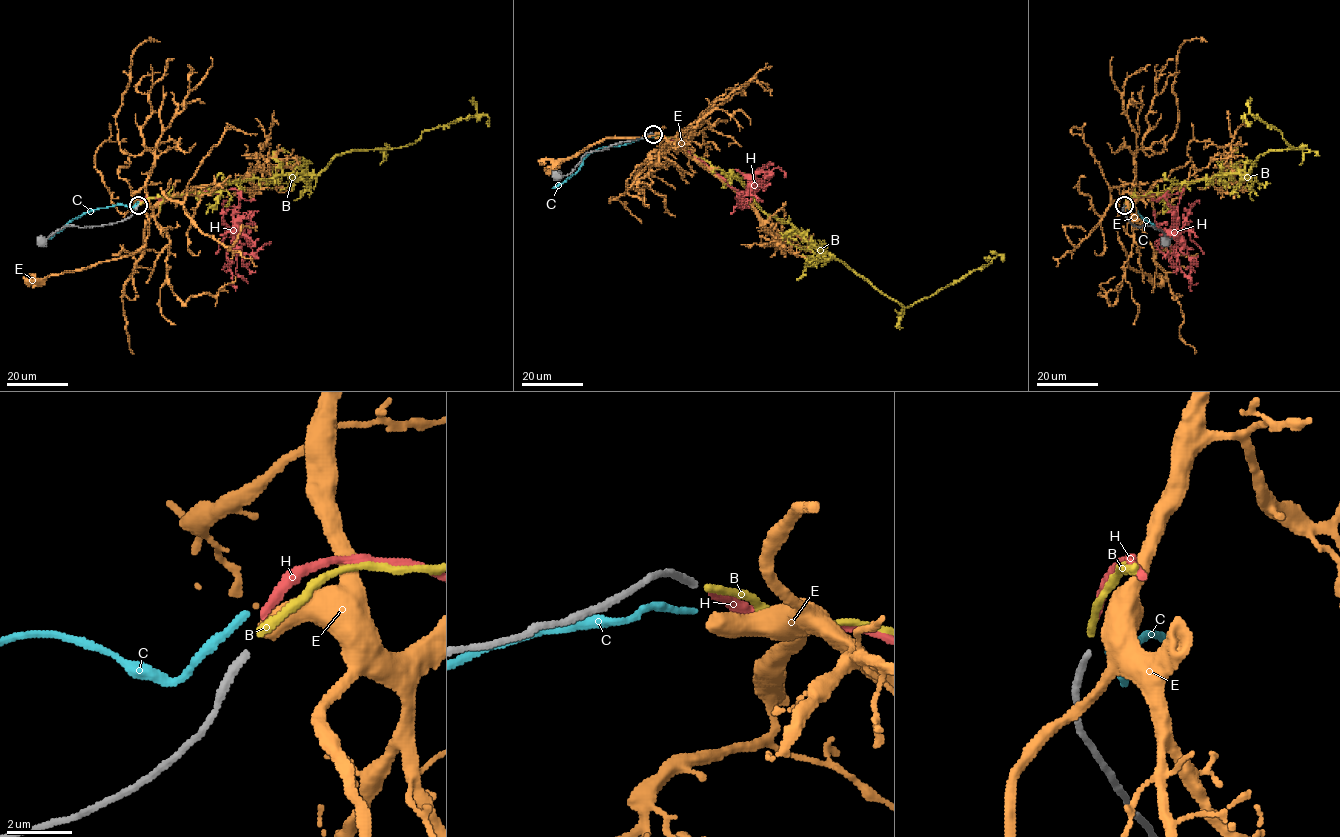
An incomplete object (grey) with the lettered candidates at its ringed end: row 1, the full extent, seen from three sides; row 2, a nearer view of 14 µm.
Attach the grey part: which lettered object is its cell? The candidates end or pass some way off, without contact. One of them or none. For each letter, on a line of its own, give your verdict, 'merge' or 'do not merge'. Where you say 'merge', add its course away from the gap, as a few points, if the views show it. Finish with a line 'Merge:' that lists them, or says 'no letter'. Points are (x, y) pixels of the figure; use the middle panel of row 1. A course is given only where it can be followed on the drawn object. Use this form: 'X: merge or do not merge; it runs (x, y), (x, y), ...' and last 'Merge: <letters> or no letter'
B: do not merge
C: do not merge
E: do not merge
H: do not merge
Merge: no letter

